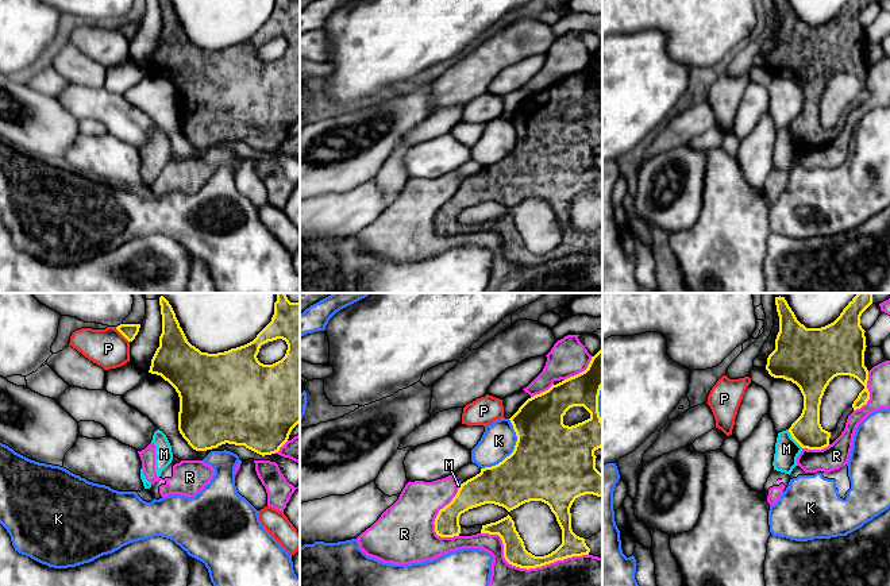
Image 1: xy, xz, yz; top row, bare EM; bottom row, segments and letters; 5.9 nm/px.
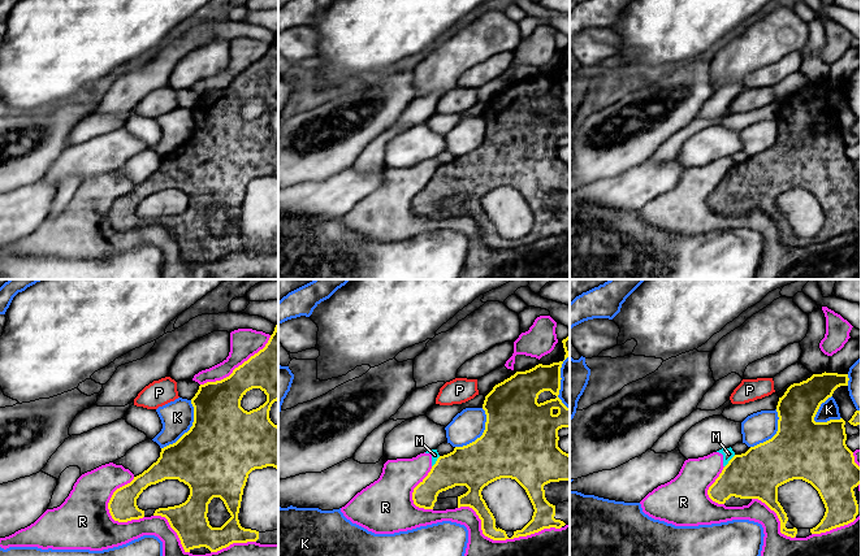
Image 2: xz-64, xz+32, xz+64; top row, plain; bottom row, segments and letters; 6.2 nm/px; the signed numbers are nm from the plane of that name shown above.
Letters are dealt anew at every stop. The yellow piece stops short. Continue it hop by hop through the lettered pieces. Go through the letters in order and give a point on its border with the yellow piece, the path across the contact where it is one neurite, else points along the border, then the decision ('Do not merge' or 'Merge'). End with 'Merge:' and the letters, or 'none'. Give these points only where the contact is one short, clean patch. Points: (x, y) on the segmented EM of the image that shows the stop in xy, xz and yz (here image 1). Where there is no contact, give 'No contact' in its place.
K: Touches yellow at xz (513, 451). Do not merge
M: Touches yellow at yz (794, 439). Boundary: yz (788, 430), (802, 447). Do not merge
P: Touches yellow at xy (122, 334). Do not merge
R: Touches yellow at xz (527, 569). Do not merge
Merge: none

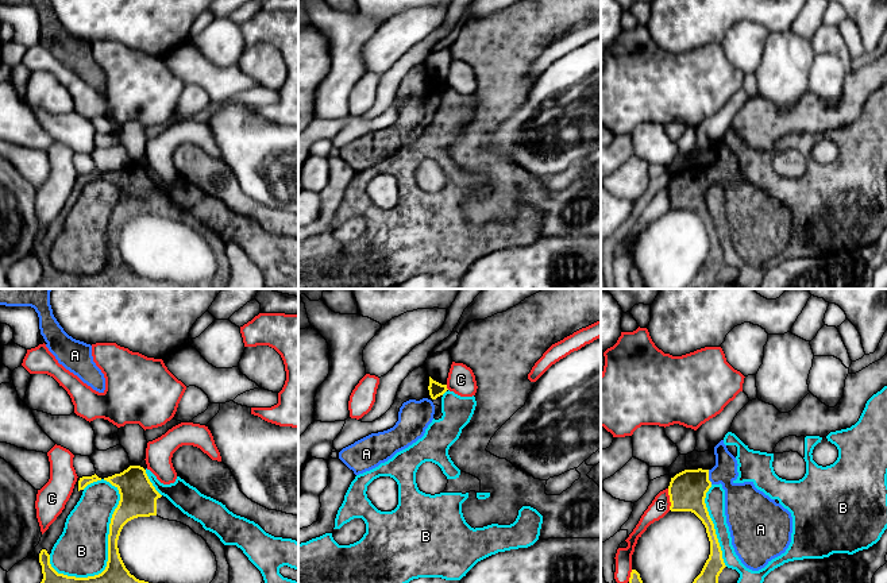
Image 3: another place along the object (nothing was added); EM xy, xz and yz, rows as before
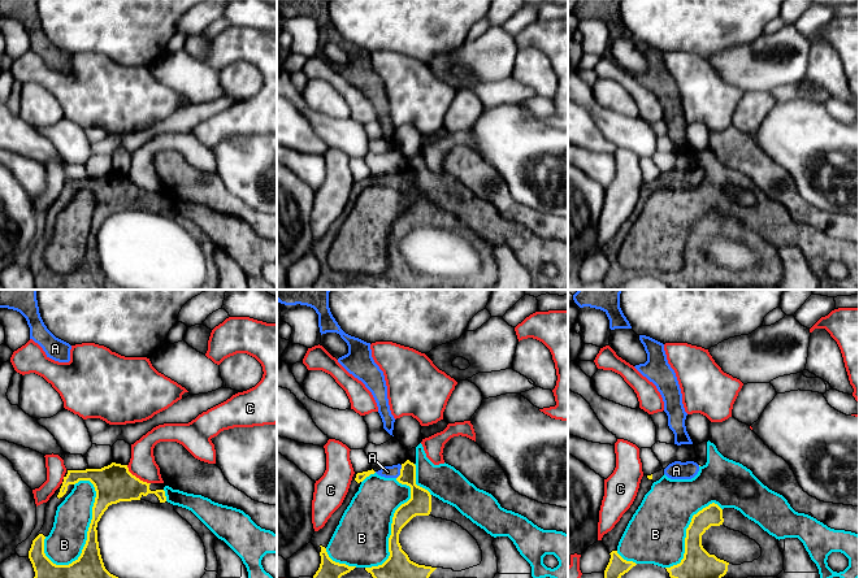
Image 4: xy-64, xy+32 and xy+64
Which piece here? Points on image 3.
A: Touches yellow at yz (708, 477). Path across: yz (687, 490), (708, 477), (718, 477), (741, 500). Merge
B: Touches yellow at xy (108, 547). Do not merge
C: Touches yellow at yz (670, 500). Do not merge
Merge: A

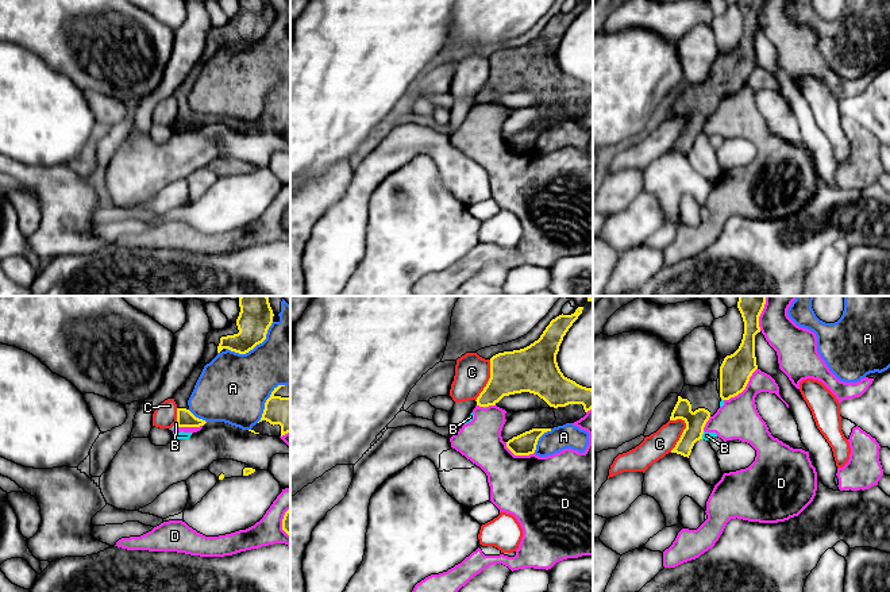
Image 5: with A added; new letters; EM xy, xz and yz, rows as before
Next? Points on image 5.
A: Touches yellow at xy (253, 348). Do not merge
B: Touches yellow at yz (701, 435). Boundary: yz (704, 431), (701, 438). Do not merge
C: Touches yellow at yz (681, 435). Do not merge
D: Touches yellow at yz (744, 388). Do not merge
Merge: none

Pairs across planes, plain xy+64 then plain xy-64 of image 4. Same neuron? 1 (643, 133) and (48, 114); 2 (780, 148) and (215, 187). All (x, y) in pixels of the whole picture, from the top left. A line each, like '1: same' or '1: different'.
1: different
2: different

